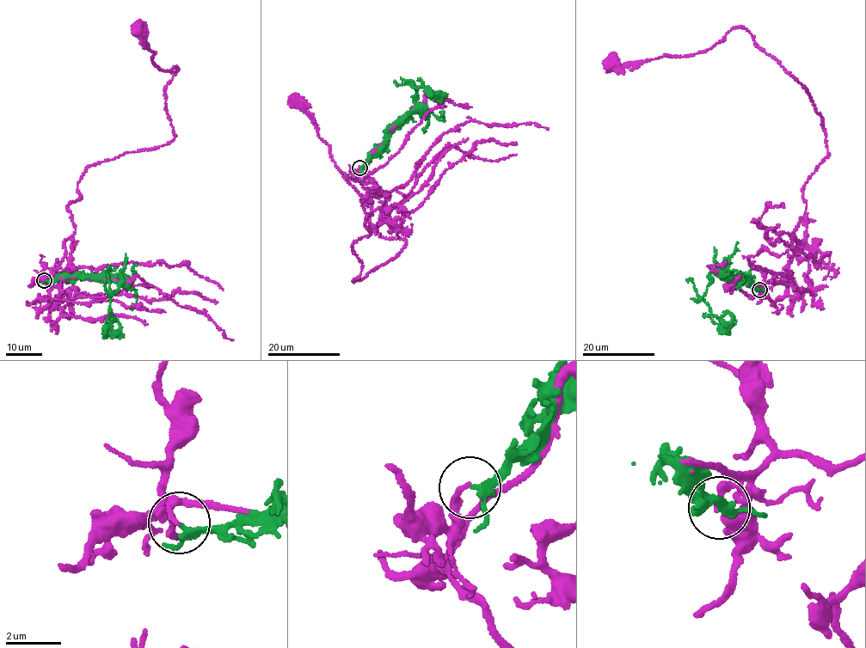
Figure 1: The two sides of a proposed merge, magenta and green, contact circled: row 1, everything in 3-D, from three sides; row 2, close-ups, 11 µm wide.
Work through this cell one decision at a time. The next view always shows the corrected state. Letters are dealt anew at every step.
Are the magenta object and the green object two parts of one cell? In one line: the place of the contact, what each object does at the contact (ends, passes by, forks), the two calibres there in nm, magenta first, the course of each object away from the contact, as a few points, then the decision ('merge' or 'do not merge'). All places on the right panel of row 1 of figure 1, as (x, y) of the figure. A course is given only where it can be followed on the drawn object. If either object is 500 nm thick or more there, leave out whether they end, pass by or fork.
at (759, 290); magenta ends there; green passes by; 190 nm thick on the magenta side, 220 nm on the other; magenta runs (759, 290), (789, 275), (803, 186), (827, 155), (812, 99), (738, 27), (698, 52), (611, 63); green runs (759, 290), (750, 279), (709, 273), (701, 298), (710, 314), (724, 323), (735, 321); do not merge

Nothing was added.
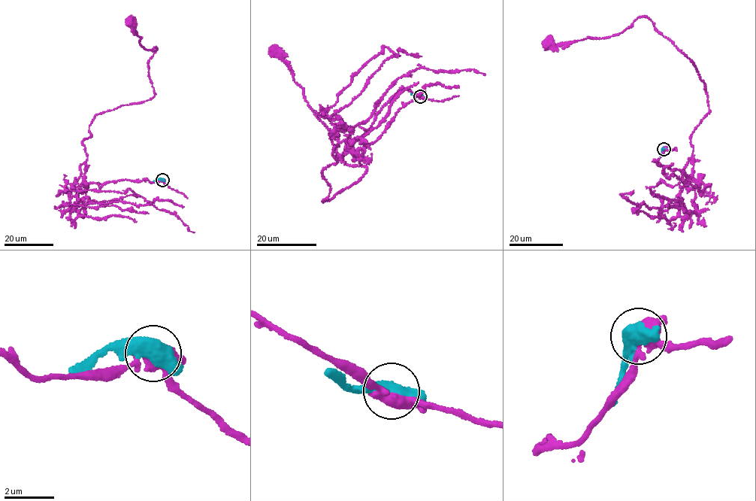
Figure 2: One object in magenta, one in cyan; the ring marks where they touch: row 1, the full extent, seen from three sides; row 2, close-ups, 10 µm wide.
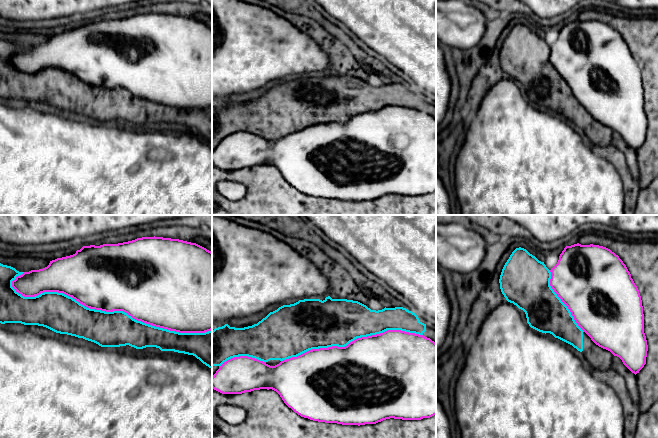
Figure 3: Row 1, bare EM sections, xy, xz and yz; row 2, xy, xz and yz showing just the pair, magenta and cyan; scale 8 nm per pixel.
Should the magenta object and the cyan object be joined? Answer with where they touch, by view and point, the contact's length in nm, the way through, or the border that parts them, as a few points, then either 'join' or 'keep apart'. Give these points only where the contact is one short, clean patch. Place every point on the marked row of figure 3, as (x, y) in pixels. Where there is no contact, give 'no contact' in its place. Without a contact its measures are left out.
xy (109, 311) | 1650 nm | keep apart

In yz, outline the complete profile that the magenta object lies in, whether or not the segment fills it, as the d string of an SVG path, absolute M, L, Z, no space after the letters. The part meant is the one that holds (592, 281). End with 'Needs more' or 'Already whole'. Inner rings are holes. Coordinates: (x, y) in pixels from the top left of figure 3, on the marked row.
M599 245L566 246L557 264L550 270L550 286L568 307L578 326L599 347L619 357L623 364L635 375L646 364L648 345L644 333L642 300L637 286L623 261L610 249Z. Already whole

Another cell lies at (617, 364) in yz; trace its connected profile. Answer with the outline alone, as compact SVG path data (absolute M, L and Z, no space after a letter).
M613 356L611 368L625 378L633 403L637 406L639 403L639 394L637 392L636 375L617 356Z

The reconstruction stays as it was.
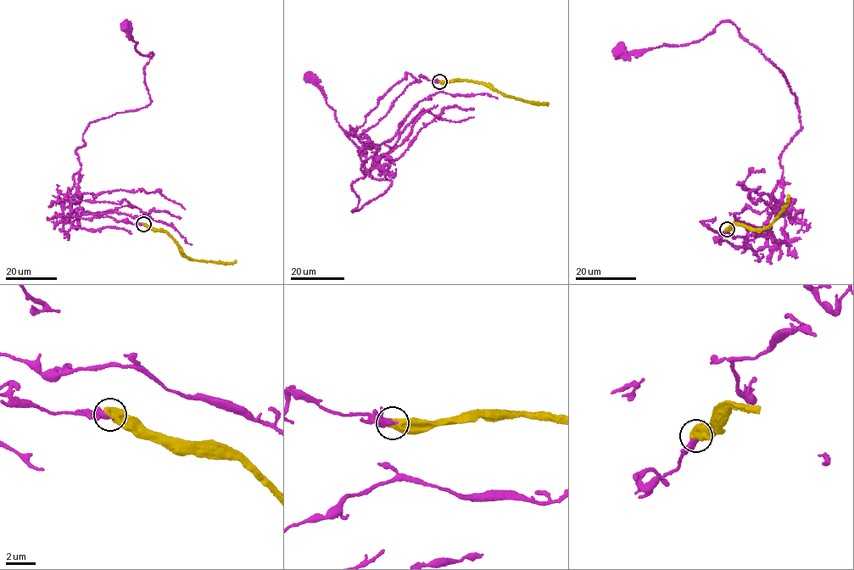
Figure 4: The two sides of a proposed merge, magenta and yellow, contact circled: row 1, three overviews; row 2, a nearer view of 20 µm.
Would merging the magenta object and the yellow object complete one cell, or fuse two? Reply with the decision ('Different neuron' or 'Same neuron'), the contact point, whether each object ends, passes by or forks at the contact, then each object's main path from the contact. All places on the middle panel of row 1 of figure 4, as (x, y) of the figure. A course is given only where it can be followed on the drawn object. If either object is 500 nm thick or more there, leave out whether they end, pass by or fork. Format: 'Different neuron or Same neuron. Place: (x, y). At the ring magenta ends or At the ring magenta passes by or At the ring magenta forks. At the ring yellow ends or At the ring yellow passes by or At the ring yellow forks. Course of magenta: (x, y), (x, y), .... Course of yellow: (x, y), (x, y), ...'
Different neuron. Place: (439, 81). Course of magenta: (439, 81), (421, 76), (365, 133), (352, 212), (392, 183), (364, 171), (312, 76). Course of yellow: (439, 81), (479, 82), (506, 96), (548, 104)

